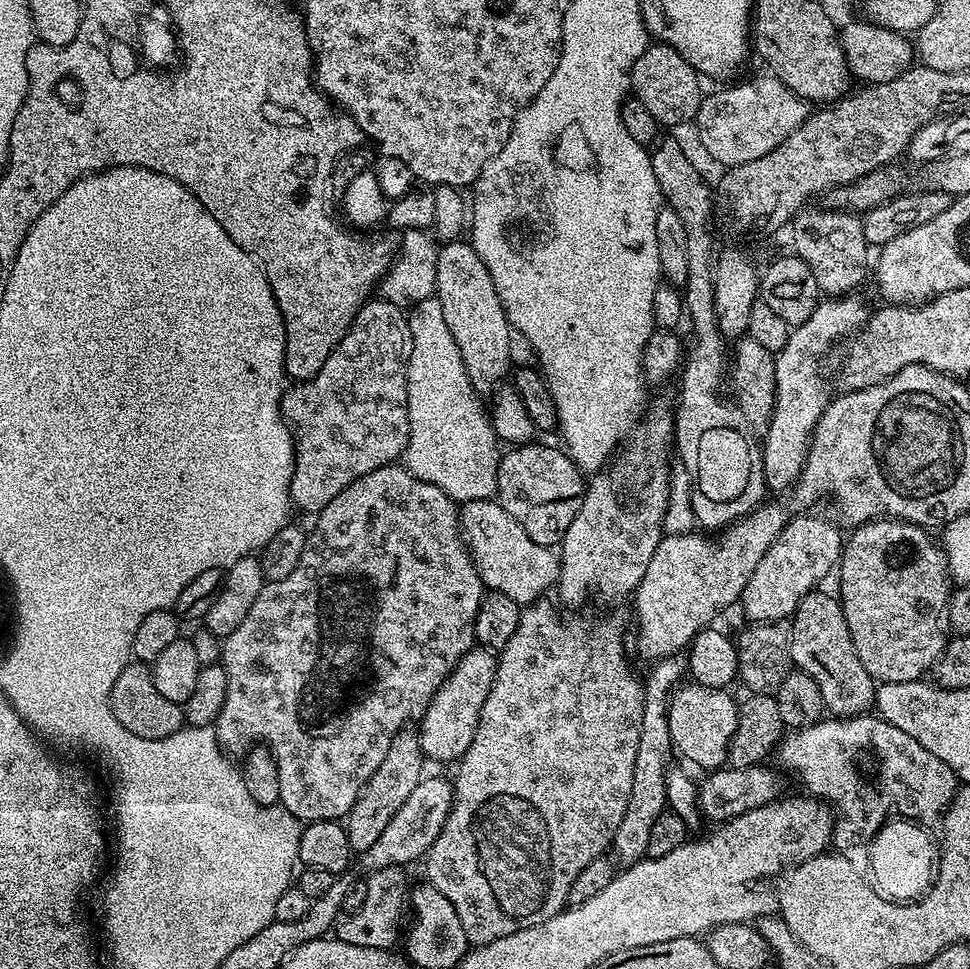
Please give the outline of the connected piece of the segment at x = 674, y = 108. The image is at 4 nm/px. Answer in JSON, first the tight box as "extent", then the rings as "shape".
{"extent":[630,42,701,125],"shape":[[[652,42],[638,58],[638,62],[634,62],[630,92],[638,102],[642,102],[642,106],[646,106],[646,110],[650,110],[650,114],[654,114],[657,124],[691,125],[700,109],[700,83],[701,77],[690,66],[690,62],[678,54],[678,50],[668,44]]]}

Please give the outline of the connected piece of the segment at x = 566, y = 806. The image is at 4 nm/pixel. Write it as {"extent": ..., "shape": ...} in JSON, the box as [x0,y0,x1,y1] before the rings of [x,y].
{"extent":[426,598,644,945],"shape":[[[541,598],[521,611],[518,626],[514,634],[510,634],[510,642],[499,649],[494,682],[490,686],[490,694],[486,694],[474,738],[466,754],[455,765],[457,768],[452,808],[448,812],[443,830],[426,853],[427,883],[437,888],[450,902],[450,906],[458,910],[458,922],[462,922],[462,930],[466,930],[469,945],[489,944],[498,938],[524,930],[530,916],[540,908],[540,884],[574,886],[574,878],[578,878],[578,874],[582,874],[582,870],[586,870],[590,862],[601,859],[611,849],[614,834],[618,834],[618,825],[622,822],[622,814],[626,814],[626,802],[630,802],[630,786],[634,782],[634,758],[638,758],[638,738],[642,730],[643,713],[644,684],[641,677],[640,680],[636,677],[636,672],[624,653],[624,636],[618,625],[596,624],[593,628],[579,628],[576,624],[563,624],[548,598]]]}

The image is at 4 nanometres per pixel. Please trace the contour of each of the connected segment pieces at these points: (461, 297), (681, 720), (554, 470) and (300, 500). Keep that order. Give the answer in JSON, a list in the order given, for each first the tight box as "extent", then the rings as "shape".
[{"extent":[435,242,514,394],"shape":[[[468,242],[448,244],[445,248],[443,245],[436,257],[438,274],[435,299],[440,301],[442,318],[446,326],[450,326],[450,334],[454,334],[454,342],[462,354],[472,389],[477,394],[495,393],[501,387],[500,379],[507,374],[508,368],[510,372],[513,367],[510,342],[514,332],[490,278],[490,270]]]},{"extent":[668,682,738,770],"shape":[[[688,682],[677,687],[668,702],[673,749],[703,770],[723,768],[729,763],[732,739],[738,726],[738,704],[735,699],[732,701],[730,693],[728,690],[703,688],[698,683]]]},{"extent":[494,442,586,546],"shape":[[[539,442],[512,446],[494,468],[498,503],[530,534],[535,544],[545,546],[559,545],[566,530],[570,530],[570,522],[574,522],[574,514],[578,514],[586,487],[585,473],[577,468],[567,452],[556,448]]]},{"extent":[280,298,408,514],"shape":[[[383,298],[369,299],[358,310],[334,354],[326,358],[326,366],[312,380],[293,383],[280,399],[280,415],[294,433],[296,464],[292,468],[290,494],[299,511],[301,508],[311,514],[320,513],[350,482],[403,457],[408,444],[408,321],[401,305]]]}]

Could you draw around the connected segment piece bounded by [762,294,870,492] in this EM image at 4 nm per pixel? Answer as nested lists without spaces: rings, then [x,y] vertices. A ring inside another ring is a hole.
[[[849,294],[846,296],[838,296],[835,298],[824,298],[821,299],[820,303],[817,304],[816,309],[814,310],[814,314],[810,314],[810,318],[806,318],[806,322],[802,322],[801,324],[795,325],[789,331],[788,341],[786,342],[786,346],[781,352],[775,353],[776,358],[776,405],[774,406],[774,410],[772,411],[772,421],[770,422],[770,426],[768,427],[768,431],[762,440],[762,455],[764,458],[764,483],[767,485],[769,489],[772,488],[776,492],[784,492],[793,487],[796,481],[800,478],[800,472],[804,468],[804,463],[806,462],[806,458],[808,457],[808,445],[812,442],[812,432],[816,429],[816,423],[822,418],[822,414],[828,408],[830,403],[830,395],[828,396],[828,384],[824,381],[824,372],[820,369],[820,359],[823,358],[824,352],[828,349],[832,340],[840,340],[845,336],[845,338],[851,337],[853,333],[857,330],[863,328],[864,323],[868,321],[870,315],[870,308],[867,308],[866,305],[863,304],[862,301],[859,300],[859,295]]]

